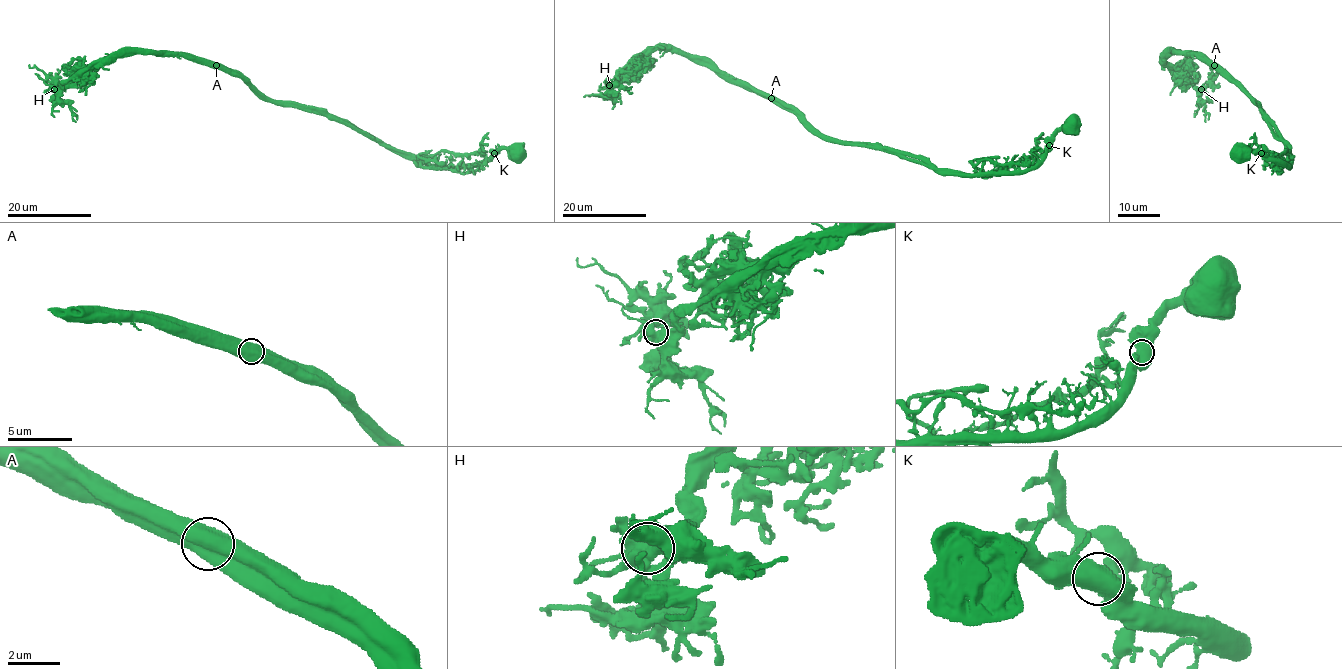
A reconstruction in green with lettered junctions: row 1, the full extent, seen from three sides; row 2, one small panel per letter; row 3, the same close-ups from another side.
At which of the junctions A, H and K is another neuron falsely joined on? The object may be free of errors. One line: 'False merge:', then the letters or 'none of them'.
False merge: A

